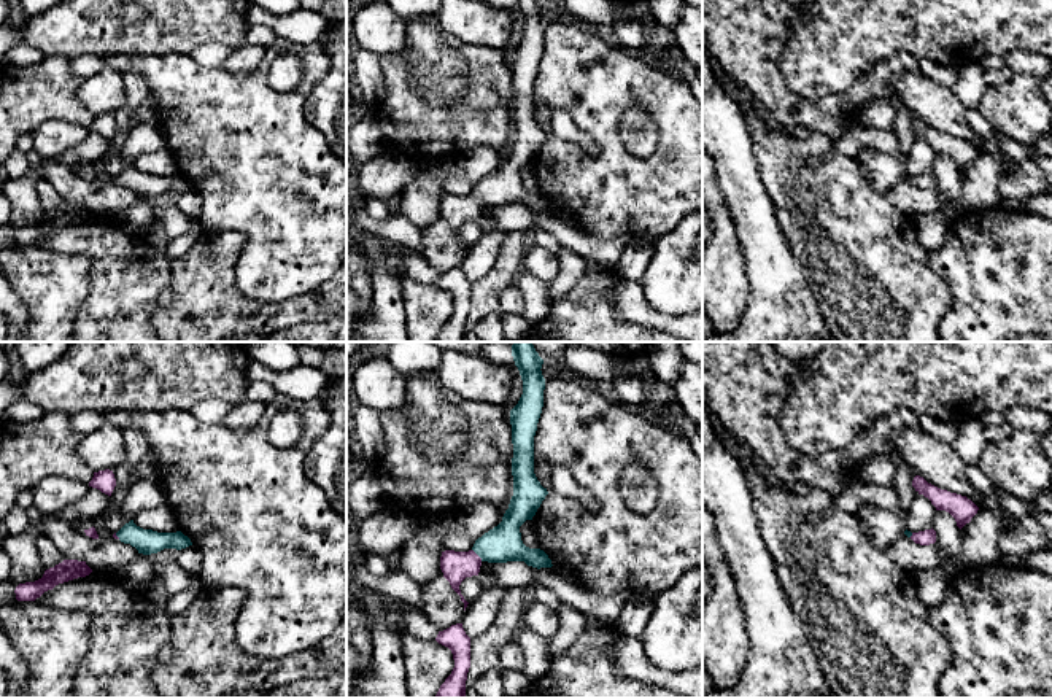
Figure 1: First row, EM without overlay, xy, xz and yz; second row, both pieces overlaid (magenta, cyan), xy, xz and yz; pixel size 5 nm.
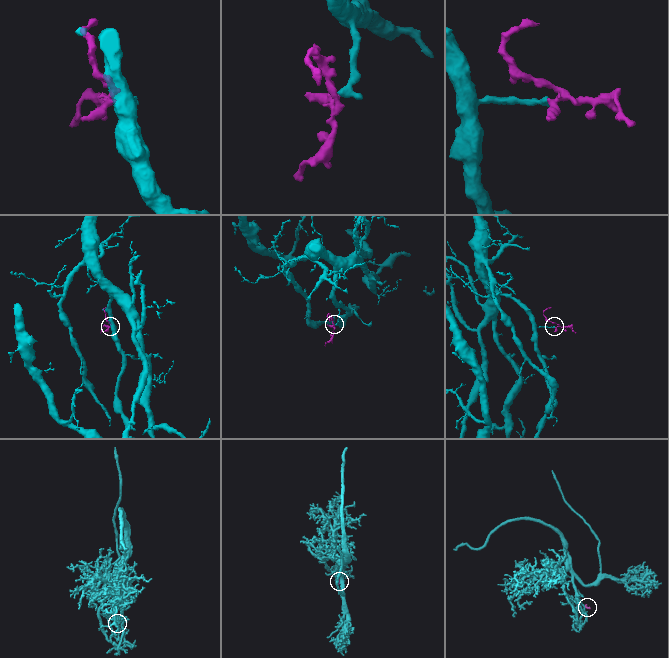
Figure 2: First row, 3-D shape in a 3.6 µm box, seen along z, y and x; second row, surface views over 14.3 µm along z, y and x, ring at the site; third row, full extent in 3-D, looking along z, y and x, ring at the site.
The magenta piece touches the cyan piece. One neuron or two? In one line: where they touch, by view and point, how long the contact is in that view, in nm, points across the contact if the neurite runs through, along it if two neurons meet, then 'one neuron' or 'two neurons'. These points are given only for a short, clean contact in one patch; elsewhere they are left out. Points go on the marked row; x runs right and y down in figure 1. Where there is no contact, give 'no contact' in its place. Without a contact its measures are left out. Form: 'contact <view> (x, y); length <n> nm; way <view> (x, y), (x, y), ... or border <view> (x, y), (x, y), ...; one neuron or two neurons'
contact xz (477, 555); length 80 nm; way xz (456, 566), (469, 563), (477, 555), (488, 547), (501, 544); one neuron

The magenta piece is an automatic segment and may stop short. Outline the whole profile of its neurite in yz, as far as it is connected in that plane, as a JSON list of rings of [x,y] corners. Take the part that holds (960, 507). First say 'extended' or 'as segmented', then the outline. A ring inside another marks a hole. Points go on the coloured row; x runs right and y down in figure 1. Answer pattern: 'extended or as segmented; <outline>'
as segmented; [[[915,475],[912,480],[912,487],[919,494],[923,494],[931,501],[936,510],[949,512],[957,526],[961,529],[971,518],[977,514],[979,507],[968,499],[966,496],[950,493],[947,490],[941,490],[931,483],[928,483],[923,477]]]

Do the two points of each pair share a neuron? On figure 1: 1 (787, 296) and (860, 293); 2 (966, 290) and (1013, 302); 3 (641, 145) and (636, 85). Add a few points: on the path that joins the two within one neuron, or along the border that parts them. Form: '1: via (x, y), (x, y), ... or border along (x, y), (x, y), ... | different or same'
1: border along (800, 259), (817, 309), (827, 325) | different
2: via (978, 290), (1001, 291) | same
3: border along (618, 121), (631, 107), (639, 107), (660, 137) | different

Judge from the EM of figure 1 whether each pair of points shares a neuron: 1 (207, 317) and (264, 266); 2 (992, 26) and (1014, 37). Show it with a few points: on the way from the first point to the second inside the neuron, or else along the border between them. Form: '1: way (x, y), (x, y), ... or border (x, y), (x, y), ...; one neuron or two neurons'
1: border (240, 252), (235, 285), (250, 298), (272, 302); two neurons
2: way (997, 26), (1009, 32); one neuron

